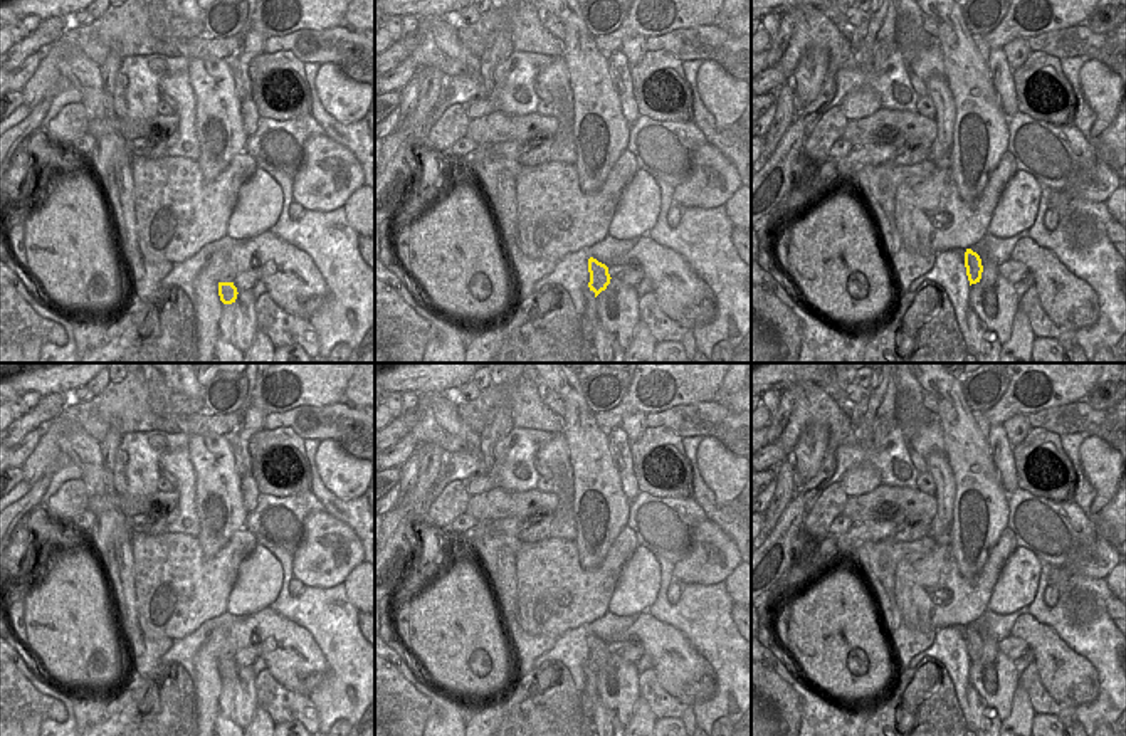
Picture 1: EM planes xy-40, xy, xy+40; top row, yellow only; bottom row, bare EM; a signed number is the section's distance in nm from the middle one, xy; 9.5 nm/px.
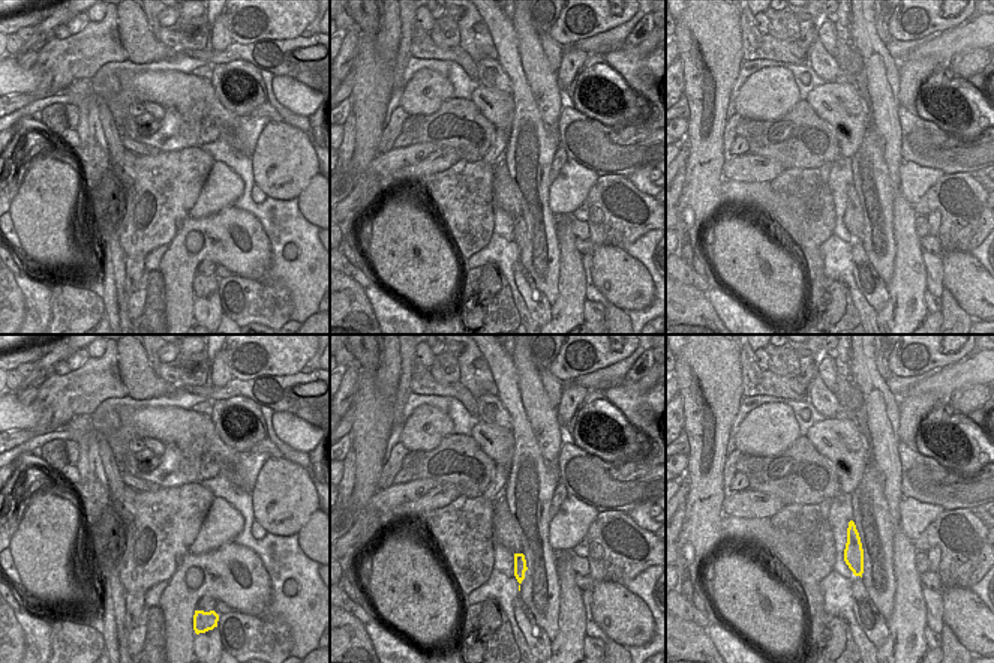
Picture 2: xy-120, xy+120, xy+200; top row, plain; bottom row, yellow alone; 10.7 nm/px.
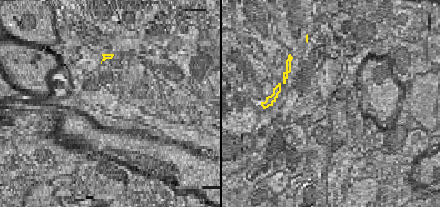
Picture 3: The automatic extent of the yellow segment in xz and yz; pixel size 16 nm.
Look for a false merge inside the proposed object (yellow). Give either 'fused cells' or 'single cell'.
single cell

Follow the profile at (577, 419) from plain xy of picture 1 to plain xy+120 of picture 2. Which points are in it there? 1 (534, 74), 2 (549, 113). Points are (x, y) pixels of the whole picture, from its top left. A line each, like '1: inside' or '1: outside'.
1: outside
2: outside

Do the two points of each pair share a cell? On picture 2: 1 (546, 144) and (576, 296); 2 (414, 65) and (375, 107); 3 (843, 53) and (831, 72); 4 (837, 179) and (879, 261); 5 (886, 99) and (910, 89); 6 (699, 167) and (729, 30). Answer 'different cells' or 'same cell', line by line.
1: different cells
2: different cells
3: different cells
4: different cells
5: different cells
6: same cell

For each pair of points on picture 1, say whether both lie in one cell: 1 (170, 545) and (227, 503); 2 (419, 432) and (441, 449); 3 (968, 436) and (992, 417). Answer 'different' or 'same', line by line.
1: different
2: different
3: different

